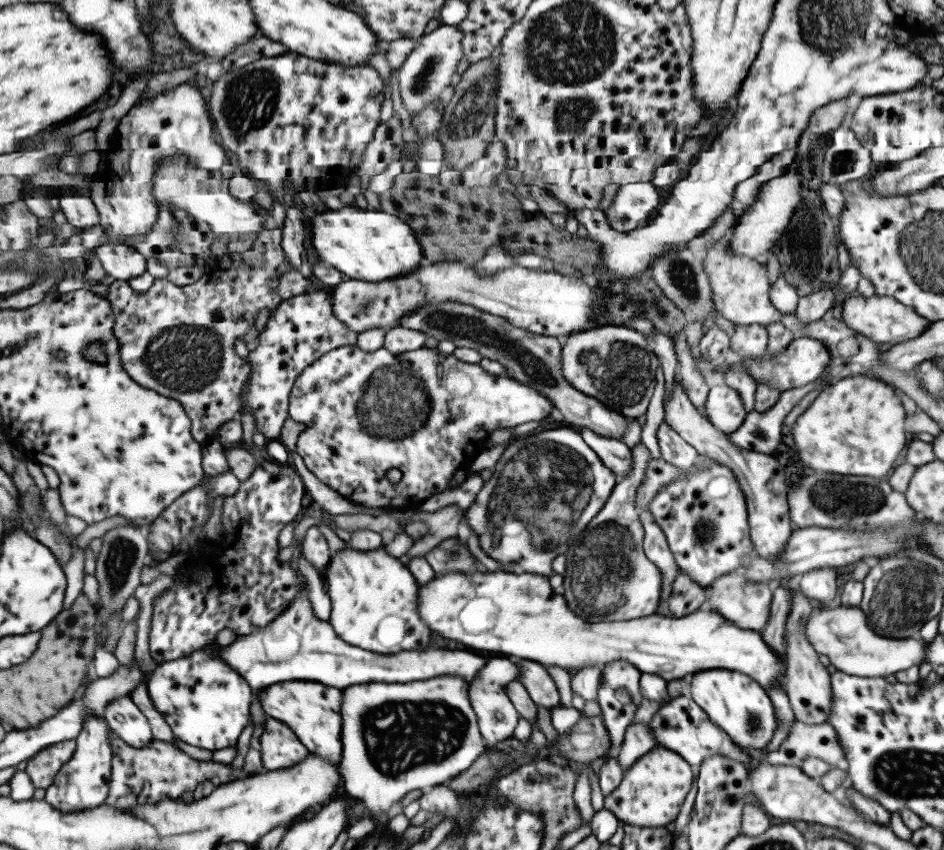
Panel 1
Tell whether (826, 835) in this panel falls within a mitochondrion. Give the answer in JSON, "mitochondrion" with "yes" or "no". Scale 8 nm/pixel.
{"mitochondrion":"no"}

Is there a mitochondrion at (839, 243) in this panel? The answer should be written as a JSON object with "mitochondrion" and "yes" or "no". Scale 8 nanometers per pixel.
{"mitochondrion":"no"}

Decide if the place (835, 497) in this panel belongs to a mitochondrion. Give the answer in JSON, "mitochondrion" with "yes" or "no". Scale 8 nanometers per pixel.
{"mitochondrion":"yes"}

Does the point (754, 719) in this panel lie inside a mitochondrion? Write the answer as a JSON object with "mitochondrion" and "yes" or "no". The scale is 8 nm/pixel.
{"mitochondrion":"yes"}

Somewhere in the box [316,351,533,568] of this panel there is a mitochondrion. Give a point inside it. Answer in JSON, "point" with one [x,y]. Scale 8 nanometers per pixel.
{"point":[391,407]}

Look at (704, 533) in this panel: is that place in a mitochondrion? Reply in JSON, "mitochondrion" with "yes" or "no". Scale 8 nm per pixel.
{"mitochondrion":"yes"}

